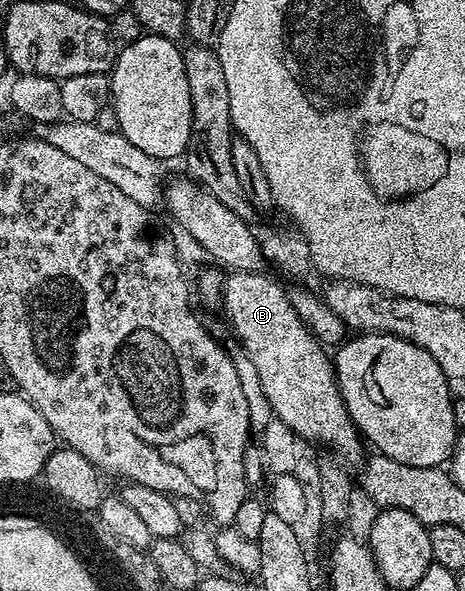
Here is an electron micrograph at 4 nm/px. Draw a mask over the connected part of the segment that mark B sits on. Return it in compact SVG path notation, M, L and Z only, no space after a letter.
M231 272L224 279L221 308L227 311L231 319L229 328L235 331L234 339L242 345L244 354L257 366L260 375L261 390L274 412L274 419L280 420L291 431L312 445L321 444L324 449L335 449L350 457L361 445L359 429L356 428L351 415L339 393L339 381L335 379L335 366L330 355L325 353L324 345L316 340L314 334L301 322L293 310L285 288L275 280L270 280L263 272Z

